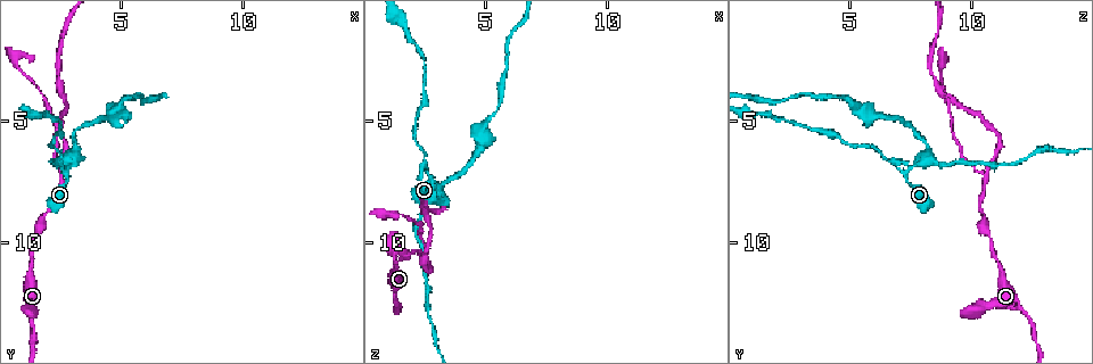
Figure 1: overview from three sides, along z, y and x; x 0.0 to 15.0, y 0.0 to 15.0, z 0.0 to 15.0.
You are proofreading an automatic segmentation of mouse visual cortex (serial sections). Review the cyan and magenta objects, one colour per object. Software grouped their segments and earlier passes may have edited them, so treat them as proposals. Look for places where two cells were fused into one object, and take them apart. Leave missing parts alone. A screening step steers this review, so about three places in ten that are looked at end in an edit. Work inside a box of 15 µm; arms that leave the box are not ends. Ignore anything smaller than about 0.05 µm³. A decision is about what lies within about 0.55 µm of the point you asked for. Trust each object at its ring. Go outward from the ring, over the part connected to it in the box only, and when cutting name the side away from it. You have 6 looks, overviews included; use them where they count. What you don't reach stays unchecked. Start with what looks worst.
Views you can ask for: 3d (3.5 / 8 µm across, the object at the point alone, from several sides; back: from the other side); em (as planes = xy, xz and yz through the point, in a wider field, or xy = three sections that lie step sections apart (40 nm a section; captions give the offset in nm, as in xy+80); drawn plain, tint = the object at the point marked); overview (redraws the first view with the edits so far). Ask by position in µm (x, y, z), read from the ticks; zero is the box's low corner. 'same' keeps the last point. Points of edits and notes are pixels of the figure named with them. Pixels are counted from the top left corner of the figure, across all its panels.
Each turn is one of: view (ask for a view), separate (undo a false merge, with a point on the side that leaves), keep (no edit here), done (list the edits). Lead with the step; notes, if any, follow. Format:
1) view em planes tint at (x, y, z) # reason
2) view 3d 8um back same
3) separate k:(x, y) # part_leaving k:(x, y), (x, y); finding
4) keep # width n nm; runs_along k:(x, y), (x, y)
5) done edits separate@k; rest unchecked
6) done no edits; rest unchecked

view 3d 3.5um at (2.5, 7.3, 10.5) # arms part here

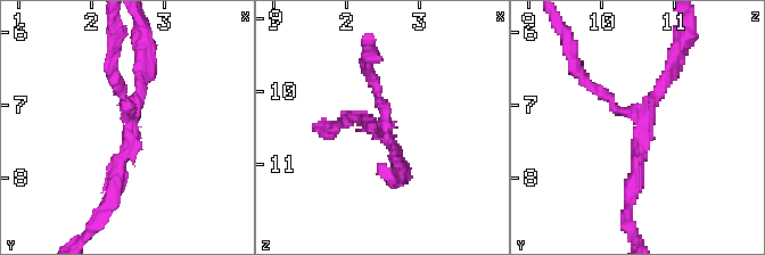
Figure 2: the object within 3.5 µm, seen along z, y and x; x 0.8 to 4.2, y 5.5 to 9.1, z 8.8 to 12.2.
view em planes tint at (2.50, 7.30, 10.55) # arms 3; arm_widths 150, 200, 200 nm; shape alone is not enough

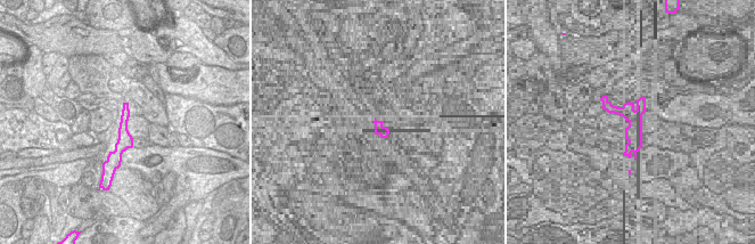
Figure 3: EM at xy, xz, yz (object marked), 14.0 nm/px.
keep # width 220 nm; runs_along 3:(125, 105), (123, 144), (115, 161); all the same cell

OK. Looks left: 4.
view 3d 3.5um back at (2.8, 7.1, 7.4) # arms part here

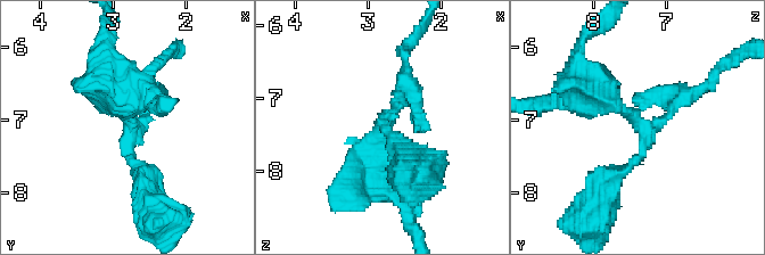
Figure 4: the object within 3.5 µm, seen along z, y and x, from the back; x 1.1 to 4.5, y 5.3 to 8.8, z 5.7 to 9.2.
view em xy step 2 tint at (2.80, 7.15, 7.30)

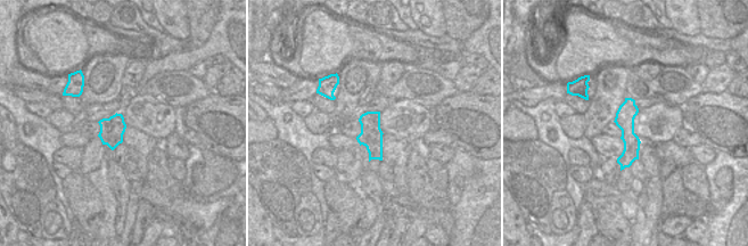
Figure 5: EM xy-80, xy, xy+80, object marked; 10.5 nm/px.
keep # runs_along 5:(629, 100), (629, 156), (623, 164); continuous, no second cell

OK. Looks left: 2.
view 3d 3.5um at (4.7, 4.7, 5.7) # branch point

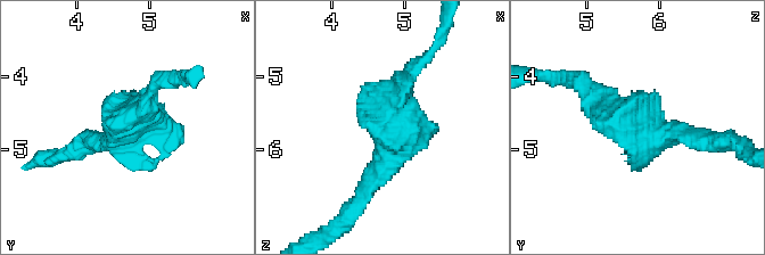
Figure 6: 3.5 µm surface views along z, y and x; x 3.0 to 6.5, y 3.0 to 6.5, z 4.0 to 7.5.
view em xy step 2 tint at (4.75, 4.65, 5.65) # now the EM

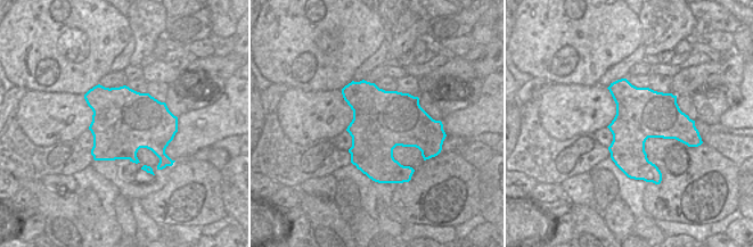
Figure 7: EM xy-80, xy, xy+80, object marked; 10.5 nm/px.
keep # width 600 nm; runs_along 6:(698, 132), (643, 136), (578, 83); all the same cell

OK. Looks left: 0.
done no edits; rest unchecked

